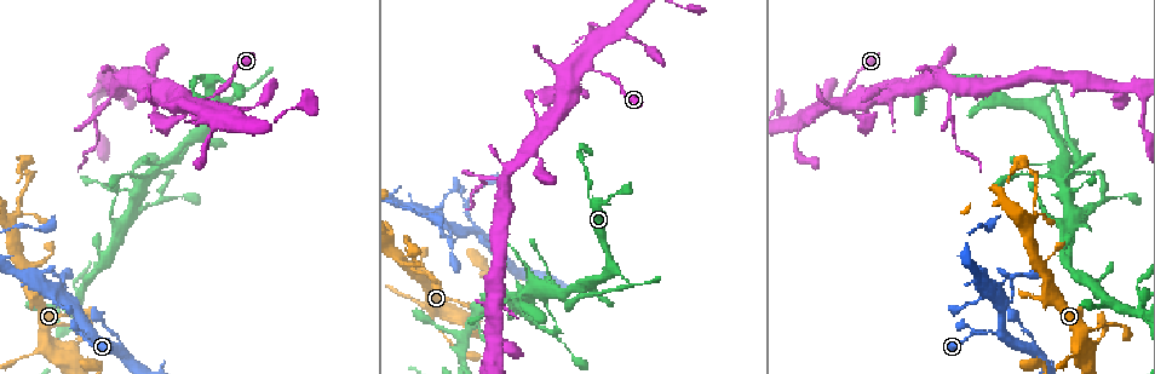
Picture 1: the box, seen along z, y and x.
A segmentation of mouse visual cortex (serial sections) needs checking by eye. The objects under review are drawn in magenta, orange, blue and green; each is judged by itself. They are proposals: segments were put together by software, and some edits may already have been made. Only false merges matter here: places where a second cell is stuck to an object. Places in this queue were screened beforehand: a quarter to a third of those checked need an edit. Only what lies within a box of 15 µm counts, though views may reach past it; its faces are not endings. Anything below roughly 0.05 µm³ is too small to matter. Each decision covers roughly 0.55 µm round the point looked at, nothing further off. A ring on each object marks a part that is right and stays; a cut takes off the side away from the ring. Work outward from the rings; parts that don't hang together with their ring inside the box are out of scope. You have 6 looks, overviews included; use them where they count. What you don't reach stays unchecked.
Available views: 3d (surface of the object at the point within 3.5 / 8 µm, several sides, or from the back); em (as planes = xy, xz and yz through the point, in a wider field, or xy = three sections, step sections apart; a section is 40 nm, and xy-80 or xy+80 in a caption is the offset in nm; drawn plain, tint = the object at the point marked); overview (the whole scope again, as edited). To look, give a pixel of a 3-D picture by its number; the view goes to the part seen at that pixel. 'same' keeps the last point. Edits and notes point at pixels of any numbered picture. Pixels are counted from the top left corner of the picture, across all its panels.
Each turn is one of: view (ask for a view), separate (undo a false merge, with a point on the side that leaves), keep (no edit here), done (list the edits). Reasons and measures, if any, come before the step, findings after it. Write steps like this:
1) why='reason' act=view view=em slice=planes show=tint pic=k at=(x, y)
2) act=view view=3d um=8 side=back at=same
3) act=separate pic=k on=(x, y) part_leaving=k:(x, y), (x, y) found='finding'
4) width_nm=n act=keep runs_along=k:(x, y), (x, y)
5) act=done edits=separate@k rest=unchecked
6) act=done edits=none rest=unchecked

why='abrupt turn' act=view view=3d um=3.5 pic=1 at=(24, 265)

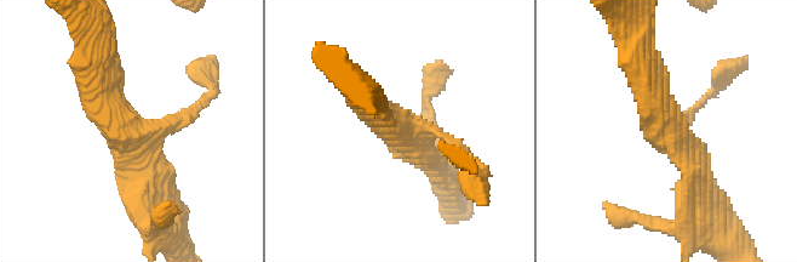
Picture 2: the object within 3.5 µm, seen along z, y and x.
act=view view=em slice=xy step=2 show=tint pic=2 at=(682, 142)

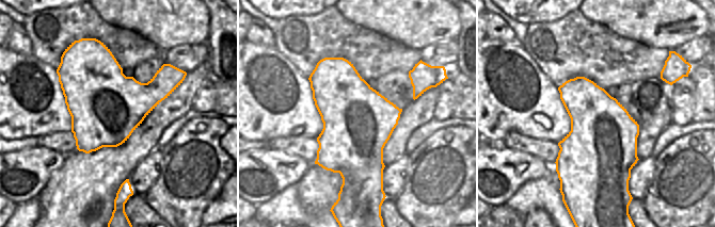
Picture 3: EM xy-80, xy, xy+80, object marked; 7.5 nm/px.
act=keep runs_along=2:(156, 218), (149, 159), (93, 84) found='one cell here'

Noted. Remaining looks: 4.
why='three arms meet' act=view view=3d um=3.5 pic=1 at=(1059, 139)

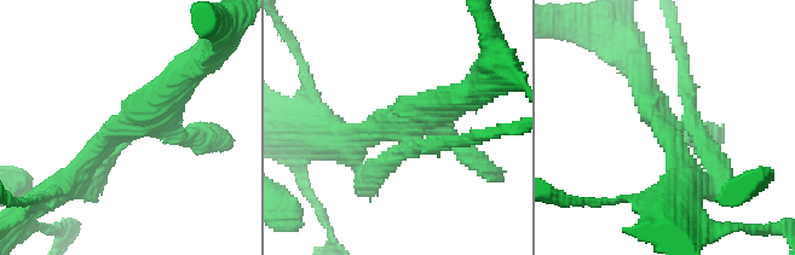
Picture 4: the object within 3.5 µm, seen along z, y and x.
why='need the tissue' act=view view=em slice=xy step=2 show=tint pic=4 at=(138, 125)

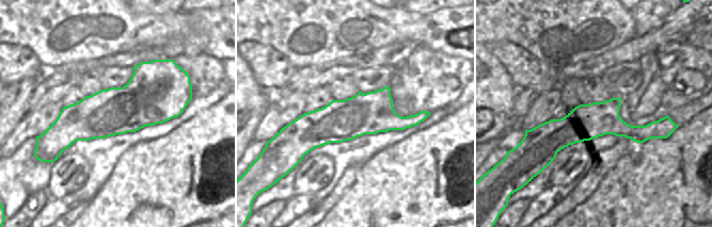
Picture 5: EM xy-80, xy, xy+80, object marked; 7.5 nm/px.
act=separate pic=4 on=(687, 80) found='two cells meet here'

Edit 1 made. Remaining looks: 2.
act=done edits=separate@4 rest=unchecked

